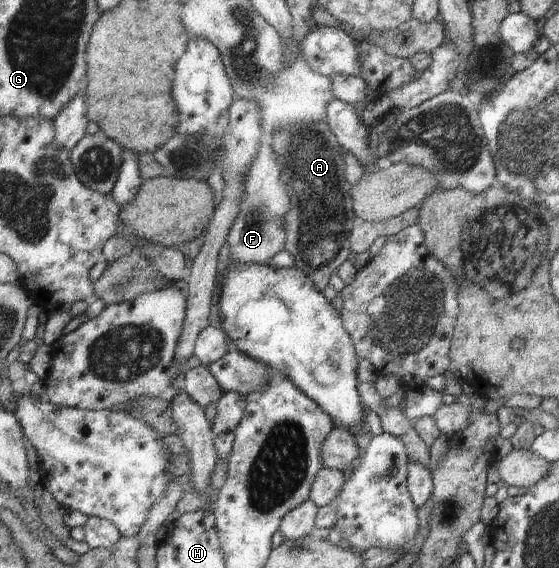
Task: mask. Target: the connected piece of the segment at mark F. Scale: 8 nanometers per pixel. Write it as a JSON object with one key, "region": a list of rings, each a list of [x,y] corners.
{"region":[[[270,140],[264,141],[259,148],[257,160],[245,178],[245,196],[228,236],[231,262],[234,264],[269,264],[286,248],[287,228],[285,221],[291,212],[291,196],[281,180],[283,172]]]}

